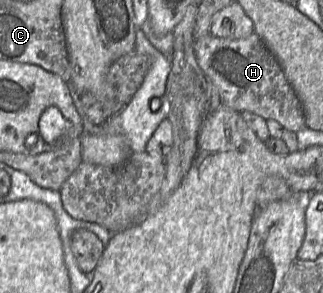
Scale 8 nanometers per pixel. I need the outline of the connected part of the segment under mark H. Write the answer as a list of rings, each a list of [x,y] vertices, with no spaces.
[[[254,32],[247,38],[230,40],[205,34],[195,41],[197,63],[219,92],[221,104],[237,111],[249,111],[265,120],[279,122],[283,129],[297,133],[304,127],[302,105],[282,68]]]

